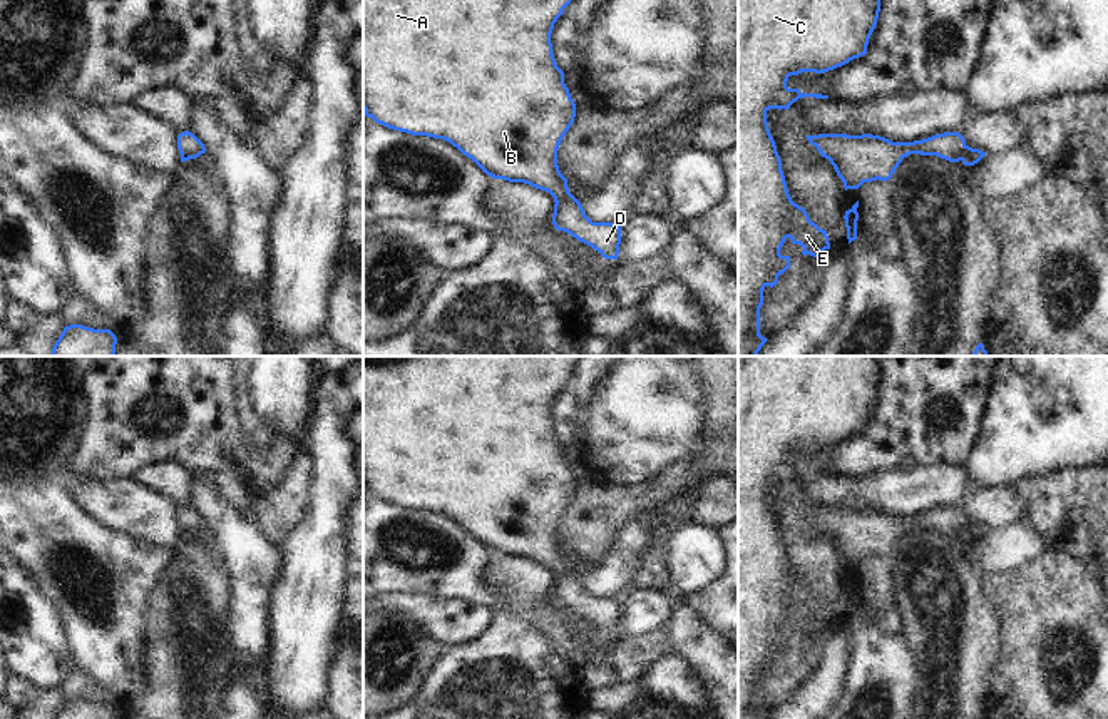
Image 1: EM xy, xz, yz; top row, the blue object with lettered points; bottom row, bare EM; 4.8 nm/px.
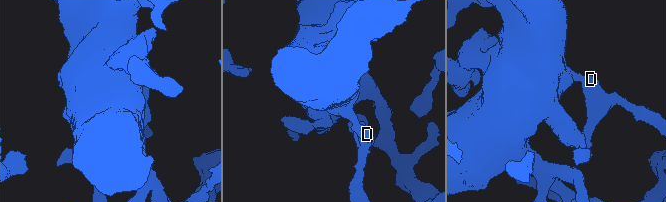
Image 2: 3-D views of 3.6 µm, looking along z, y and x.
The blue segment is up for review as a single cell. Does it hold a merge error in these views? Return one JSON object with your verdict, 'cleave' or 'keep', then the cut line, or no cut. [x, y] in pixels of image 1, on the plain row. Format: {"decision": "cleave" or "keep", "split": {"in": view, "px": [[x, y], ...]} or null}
{"decision": "keep", "split": null}

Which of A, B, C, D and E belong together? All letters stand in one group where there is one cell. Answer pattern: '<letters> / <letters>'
A B C D E

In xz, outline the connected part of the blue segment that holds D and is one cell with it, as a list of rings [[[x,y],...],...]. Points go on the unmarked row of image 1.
[[[363,356],[363,485],[377,498],[412,510],[444,513],[472,533],[487,550],[509,557],[524,557],[554,572],[552,599],[577,615],[591,620],[606,634],[618,634],[621,599],[592,597],[581,577],[569,567],[567,553],[557,540],[557,523],[574,497],[576,478],[564,458],[564,446],[557,441],[551,408],[554,398],[571,378],[579,356]]]

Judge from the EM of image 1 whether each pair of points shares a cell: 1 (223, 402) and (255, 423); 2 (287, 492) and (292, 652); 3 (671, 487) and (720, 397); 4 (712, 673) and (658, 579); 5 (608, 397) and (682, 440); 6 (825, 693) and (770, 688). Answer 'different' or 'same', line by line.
1: different
2: different
3: same
4: same
5: same
6: different

